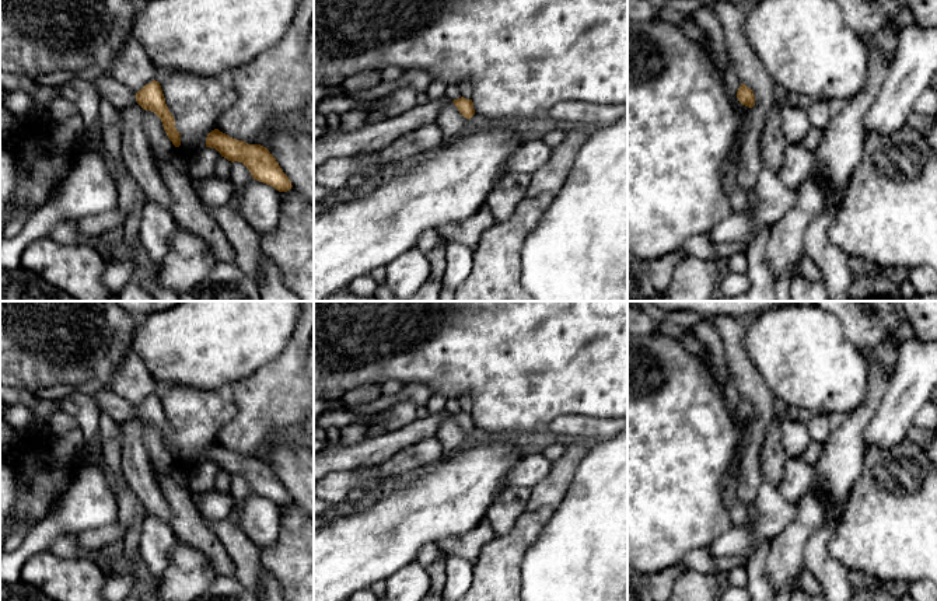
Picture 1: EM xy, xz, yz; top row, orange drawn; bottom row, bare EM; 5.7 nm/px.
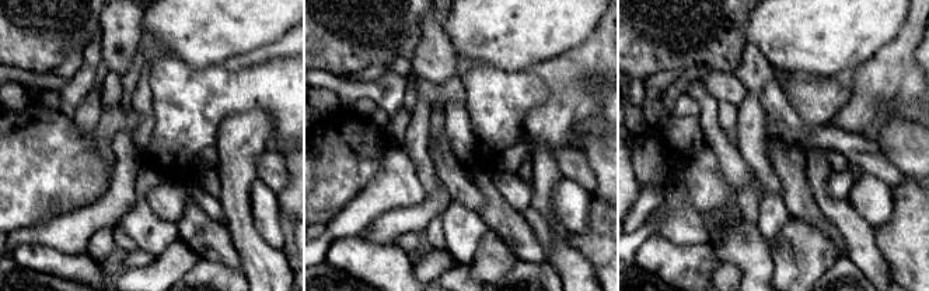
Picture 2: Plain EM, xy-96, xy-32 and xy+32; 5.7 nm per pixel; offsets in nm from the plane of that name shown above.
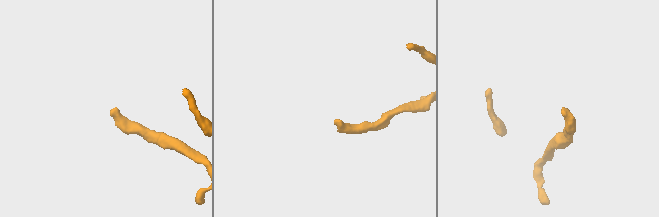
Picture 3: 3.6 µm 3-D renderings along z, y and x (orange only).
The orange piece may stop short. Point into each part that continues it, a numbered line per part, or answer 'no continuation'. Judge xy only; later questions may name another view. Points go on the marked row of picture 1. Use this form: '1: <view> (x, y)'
1: xy (107, 87)

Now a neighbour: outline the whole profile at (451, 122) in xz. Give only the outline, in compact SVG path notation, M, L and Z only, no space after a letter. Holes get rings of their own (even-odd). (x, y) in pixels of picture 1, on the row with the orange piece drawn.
M447 99L441 106L436 123L441 127L447 139L454 137L466 125L468 119L462 116L452 101Z

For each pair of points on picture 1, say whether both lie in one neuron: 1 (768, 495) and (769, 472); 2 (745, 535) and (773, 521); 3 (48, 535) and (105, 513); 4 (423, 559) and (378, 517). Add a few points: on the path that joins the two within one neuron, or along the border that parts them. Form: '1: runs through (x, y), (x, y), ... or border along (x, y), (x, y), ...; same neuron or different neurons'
1: border along (764, 479), (776, 486); different neurons
2: runs through (752, 535), (766, 526); same neuron
3: runs through (62, 521), (74, 513), (91, 513); same neuron
4: border along (436, 542), (427, 542), (415, 559); different neurons

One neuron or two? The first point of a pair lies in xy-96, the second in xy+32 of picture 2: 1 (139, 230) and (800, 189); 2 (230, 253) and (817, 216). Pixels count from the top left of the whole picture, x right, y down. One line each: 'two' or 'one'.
1: two
2: one

